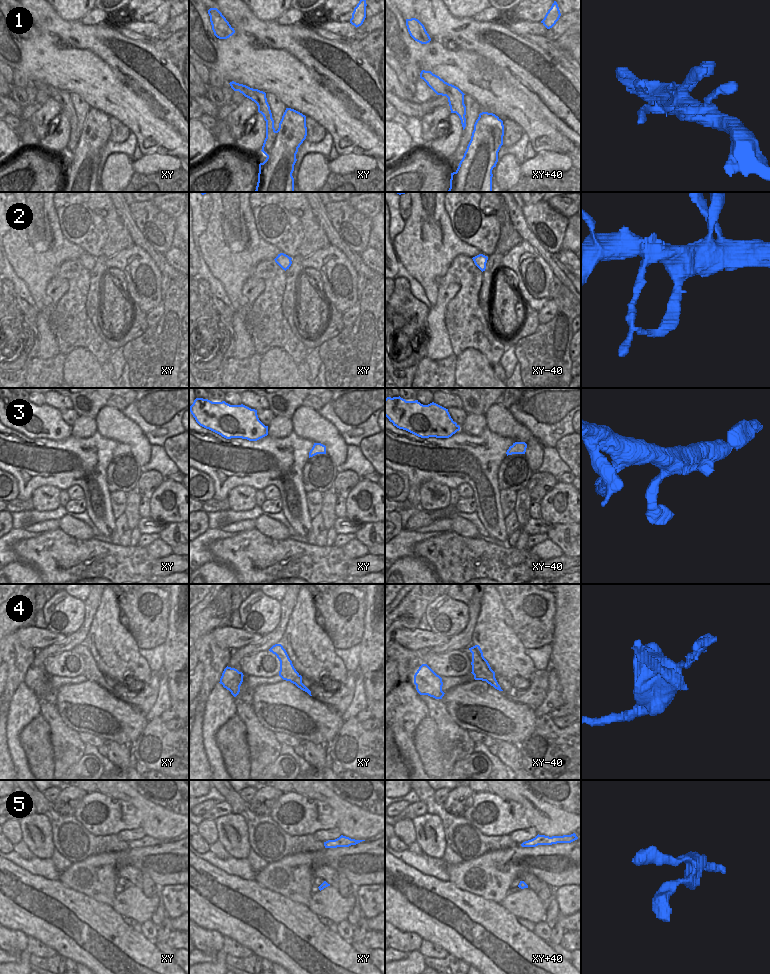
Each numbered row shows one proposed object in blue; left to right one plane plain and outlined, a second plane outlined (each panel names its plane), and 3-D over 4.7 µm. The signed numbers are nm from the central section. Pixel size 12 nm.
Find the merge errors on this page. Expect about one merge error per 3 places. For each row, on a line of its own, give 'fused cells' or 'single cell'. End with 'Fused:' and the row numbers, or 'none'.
1: fused cells
2: fused cells
3: single cell
4: fused cells
5: single cell
Fused: 1, 2, 4

